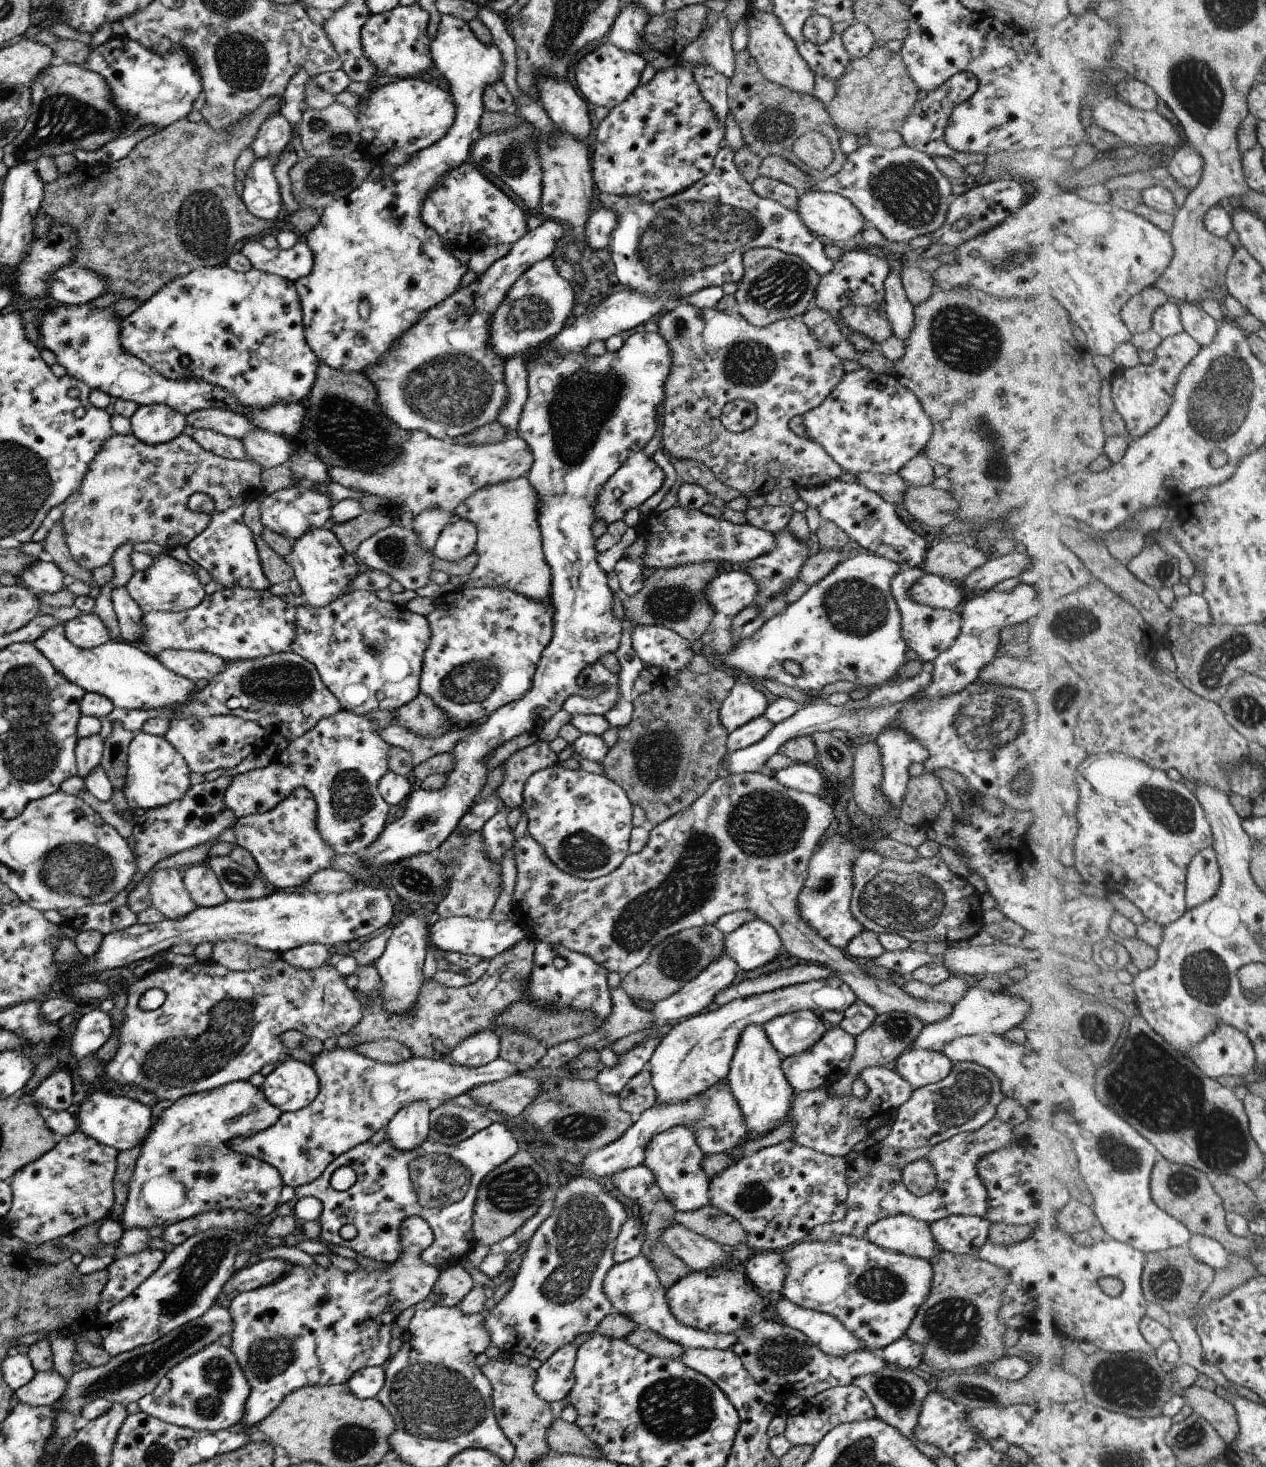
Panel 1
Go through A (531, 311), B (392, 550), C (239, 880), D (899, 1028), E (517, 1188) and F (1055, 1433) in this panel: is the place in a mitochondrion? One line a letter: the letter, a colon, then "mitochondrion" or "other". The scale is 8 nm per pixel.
A: mitochondrion
B: mitochondrion
C: mitochondrion
D: mitochondrion
E: mitochondrion
F: other

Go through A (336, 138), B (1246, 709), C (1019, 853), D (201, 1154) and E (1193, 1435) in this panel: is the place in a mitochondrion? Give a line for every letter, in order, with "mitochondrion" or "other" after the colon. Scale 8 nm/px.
A: mitochondrion
B: mitochondrion
C: other
D: mitochondrion
E: mitochondrion

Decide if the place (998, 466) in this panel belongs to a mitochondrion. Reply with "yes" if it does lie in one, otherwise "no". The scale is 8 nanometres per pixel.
yes

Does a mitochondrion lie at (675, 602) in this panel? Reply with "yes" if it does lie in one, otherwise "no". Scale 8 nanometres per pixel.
yes

